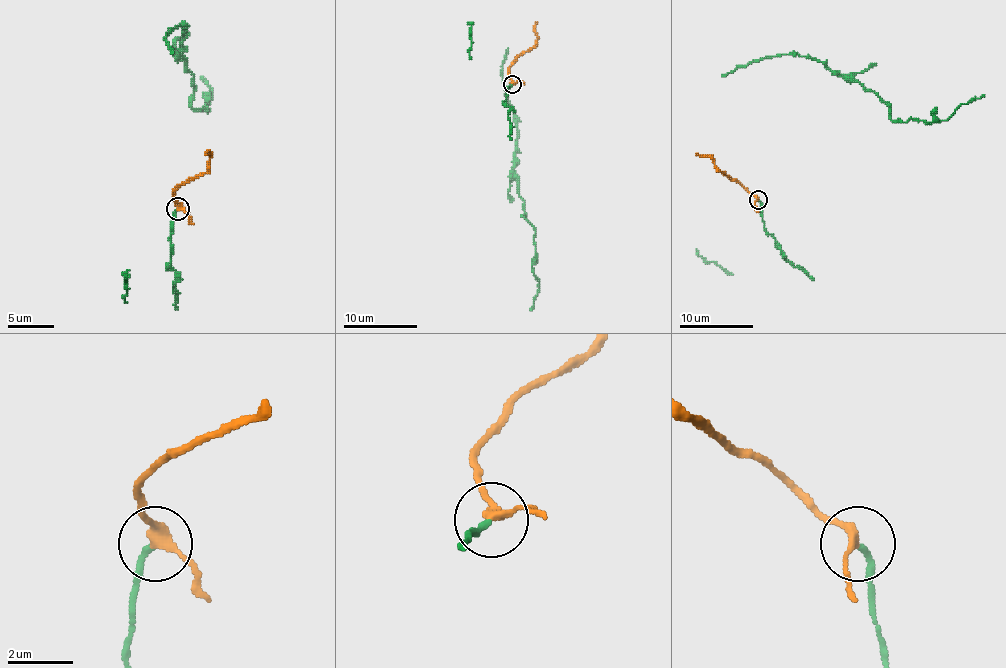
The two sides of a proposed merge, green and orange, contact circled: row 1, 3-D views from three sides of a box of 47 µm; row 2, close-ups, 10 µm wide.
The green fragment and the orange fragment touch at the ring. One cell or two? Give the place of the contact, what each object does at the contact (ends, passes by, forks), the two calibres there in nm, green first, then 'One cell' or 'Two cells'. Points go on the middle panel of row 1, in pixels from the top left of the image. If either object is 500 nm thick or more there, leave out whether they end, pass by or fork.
Place: (512, 84). At the ring green ends. At the ring orange passes by. Thickness 180 nm (green) against 280 nm. One cell

